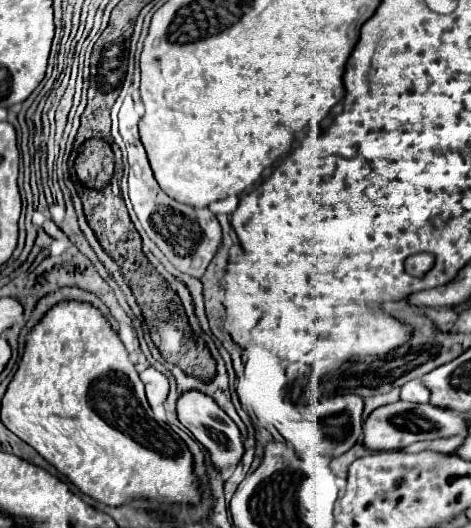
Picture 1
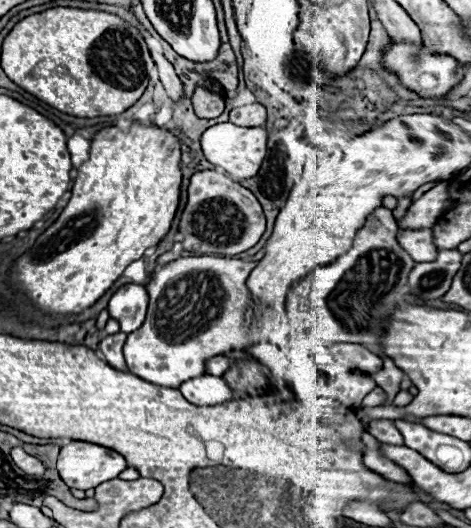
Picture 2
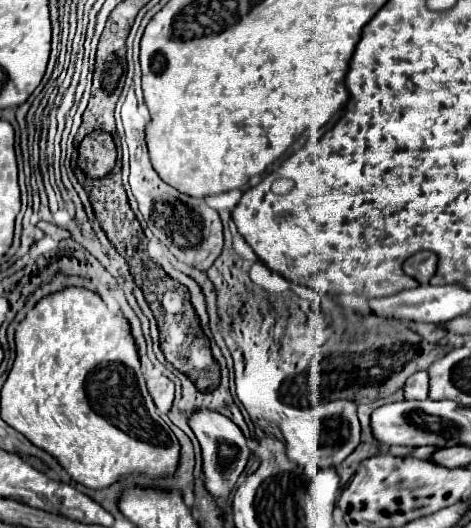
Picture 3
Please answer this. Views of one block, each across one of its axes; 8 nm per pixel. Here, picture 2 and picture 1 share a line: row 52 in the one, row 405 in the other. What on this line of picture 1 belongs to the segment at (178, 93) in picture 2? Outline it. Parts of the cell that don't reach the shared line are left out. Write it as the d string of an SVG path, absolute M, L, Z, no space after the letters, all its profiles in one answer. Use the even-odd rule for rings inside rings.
M148 368L140 374L142 382L146 384L146 396L148 396L148 402L150 406L160 406L164 404L166 396L168 396L168 390L170 390L170 384L168 384L168 378L158 372L156 368Z

